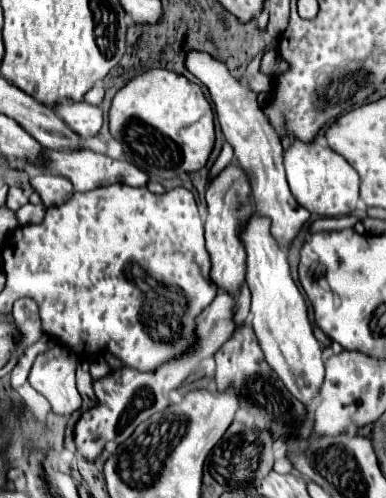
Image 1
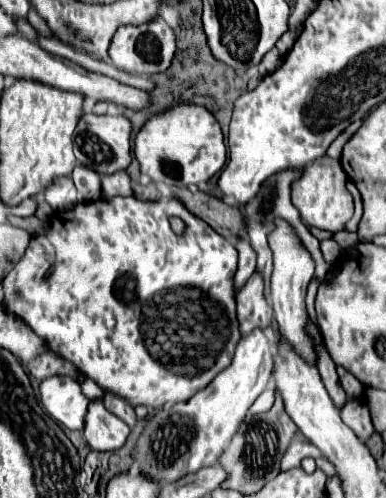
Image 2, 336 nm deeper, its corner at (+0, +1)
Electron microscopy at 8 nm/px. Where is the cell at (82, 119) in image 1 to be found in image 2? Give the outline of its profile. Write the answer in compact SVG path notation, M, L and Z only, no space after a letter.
M85 113L75 129L75 157L81 165L95 169L101 175L111 175L115 171L127 169L131 163L131 123L123 115L95 115Z

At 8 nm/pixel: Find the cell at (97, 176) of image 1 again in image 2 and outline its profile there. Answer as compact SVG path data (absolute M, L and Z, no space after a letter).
M77 165L71 173L71 179L77 187L79 201L95 201L101 197L101 175L93 173L93 169L85 169L85 165Z

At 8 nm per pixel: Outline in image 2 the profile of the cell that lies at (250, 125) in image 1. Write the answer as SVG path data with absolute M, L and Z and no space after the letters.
M283 219L275 221L275 229L269 235L269 247L273 251L273 263L275 263L273 277L271 277L271 305L275 311L275 319L279 323L283 337L295 347L295 351L309 363L315 363L313 343L305 331L305 325L307 325L305 293L307 293L307 285L311 283L313 273L315 273L315 261L313 261L311 253L305 249L305 245L301 243L301 239L297 237L297 231Z

